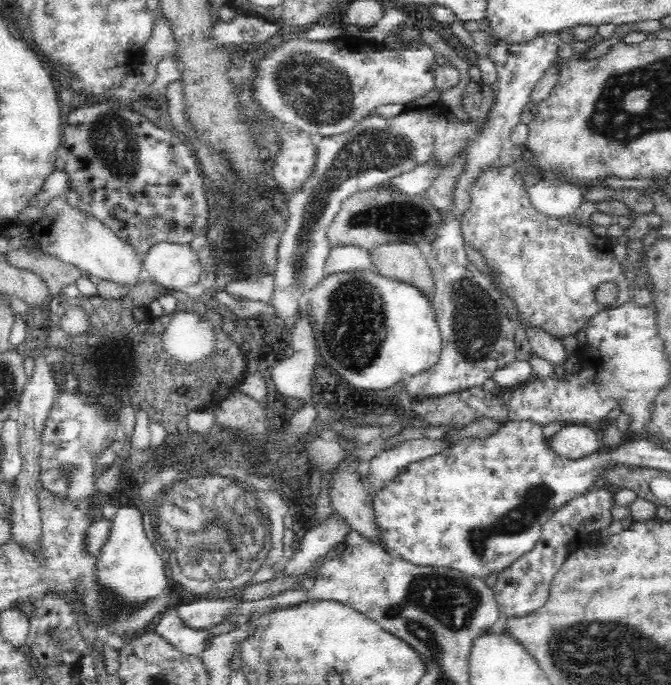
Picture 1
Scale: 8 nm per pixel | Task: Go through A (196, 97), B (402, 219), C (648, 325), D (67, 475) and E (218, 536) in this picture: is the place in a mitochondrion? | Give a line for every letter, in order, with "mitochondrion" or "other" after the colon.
A: other
B: mitochondrion
C: other
D: mitochondrion
E: mitochondrion

